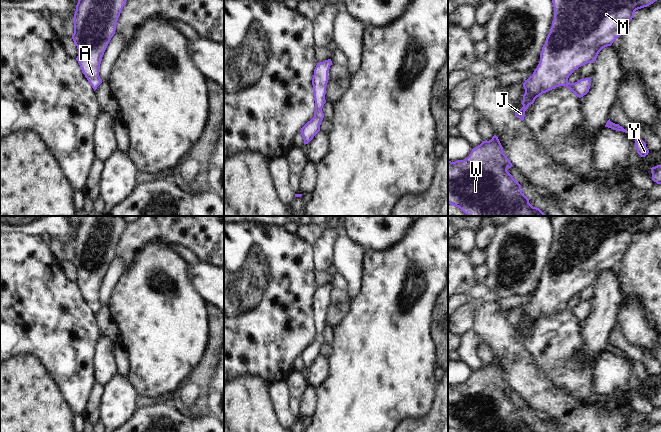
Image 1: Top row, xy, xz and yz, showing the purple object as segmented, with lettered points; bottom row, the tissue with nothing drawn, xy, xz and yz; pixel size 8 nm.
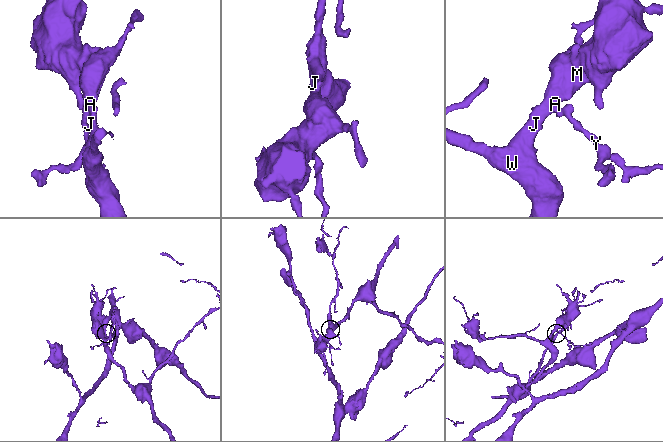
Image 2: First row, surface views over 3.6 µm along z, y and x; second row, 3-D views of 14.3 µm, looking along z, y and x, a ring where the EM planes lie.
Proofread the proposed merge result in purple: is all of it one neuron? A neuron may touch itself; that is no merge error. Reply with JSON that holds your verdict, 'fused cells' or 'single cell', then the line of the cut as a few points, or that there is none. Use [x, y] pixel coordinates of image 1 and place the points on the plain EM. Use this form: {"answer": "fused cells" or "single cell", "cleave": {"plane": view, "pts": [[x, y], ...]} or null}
{"answer": "single cell", "cleave": null}

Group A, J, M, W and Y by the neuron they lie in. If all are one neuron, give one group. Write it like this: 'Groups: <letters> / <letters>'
Groups: A J M W Y

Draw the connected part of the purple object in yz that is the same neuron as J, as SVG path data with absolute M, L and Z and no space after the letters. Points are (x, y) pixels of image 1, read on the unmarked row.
M555 216L551 220L554 243L540 277L540 286L533 298L525 304L523 331L515 339L524 344L525 335L535 323L556 311L565 310L581 322L589 316L591 302L569 307L569 300L579 291L595 286L599 276L621 260L636 234L658 224L656 216Z

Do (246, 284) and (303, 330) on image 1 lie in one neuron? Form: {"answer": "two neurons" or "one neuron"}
{"answer": "one neuron"}

